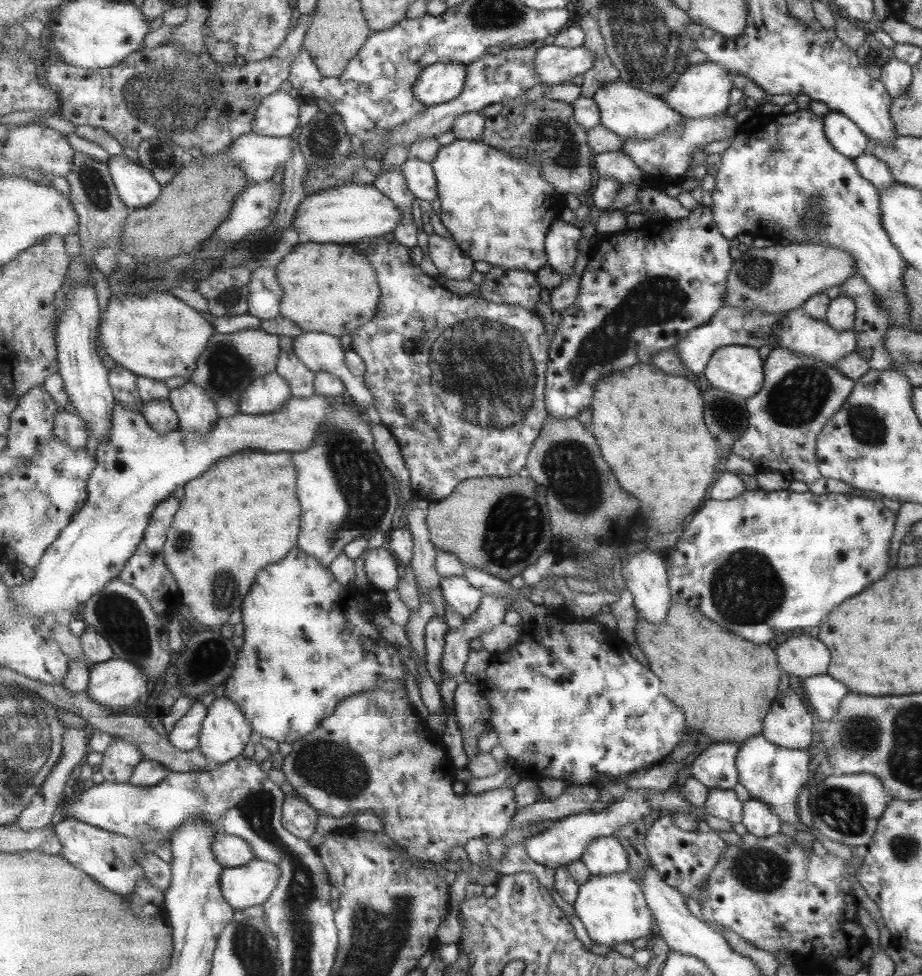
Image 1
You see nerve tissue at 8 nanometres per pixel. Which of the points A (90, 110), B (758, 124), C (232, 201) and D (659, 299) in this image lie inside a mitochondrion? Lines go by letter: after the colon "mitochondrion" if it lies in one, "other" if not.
A: other
B: other
C: other
D: mitochondrion

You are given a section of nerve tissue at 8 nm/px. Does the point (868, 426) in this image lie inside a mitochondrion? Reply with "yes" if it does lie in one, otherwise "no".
yes

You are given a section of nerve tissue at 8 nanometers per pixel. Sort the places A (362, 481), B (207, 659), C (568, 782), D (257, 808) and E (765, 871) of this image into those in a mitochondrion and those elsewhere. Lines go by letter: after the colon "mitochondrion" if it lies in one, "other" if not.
A: mitochondrion
B: mitochondrion
C: other
D: mitochondrion
E: mitochondrion

